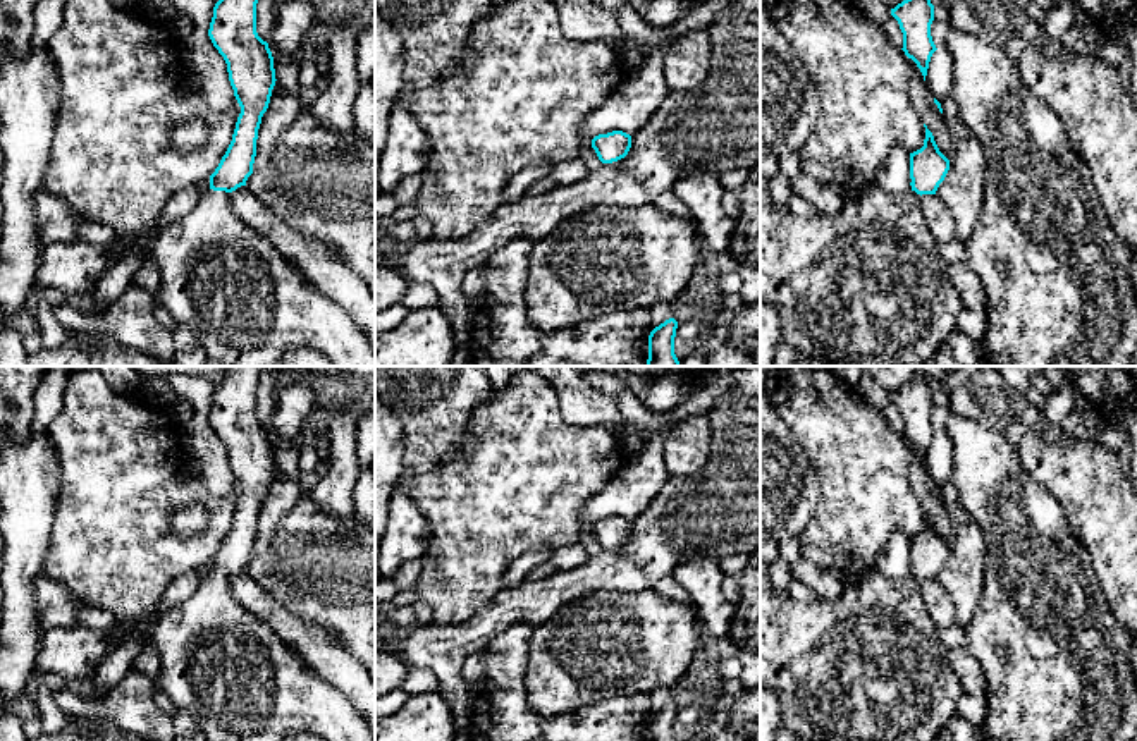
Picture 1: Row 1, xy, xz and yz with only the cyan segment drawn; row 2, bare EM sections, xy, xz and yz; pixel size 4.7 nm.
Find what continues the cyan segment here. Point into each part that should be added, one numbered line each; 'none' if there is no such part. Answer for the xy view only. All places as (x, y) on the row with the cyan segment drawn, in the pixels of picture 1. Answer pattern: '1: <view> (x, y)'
1: xy (248, 305)

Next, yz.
1: yz (866, 287)

